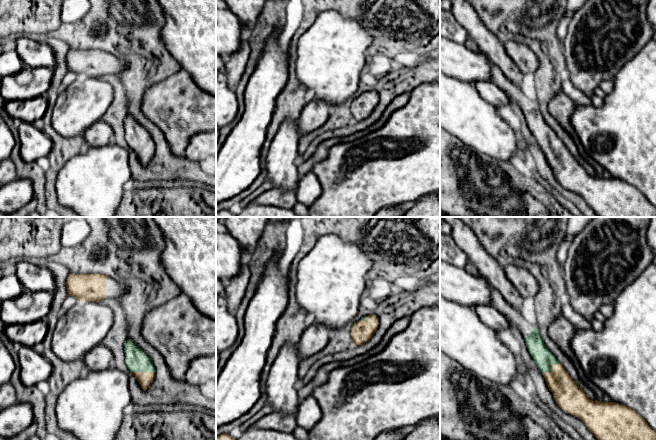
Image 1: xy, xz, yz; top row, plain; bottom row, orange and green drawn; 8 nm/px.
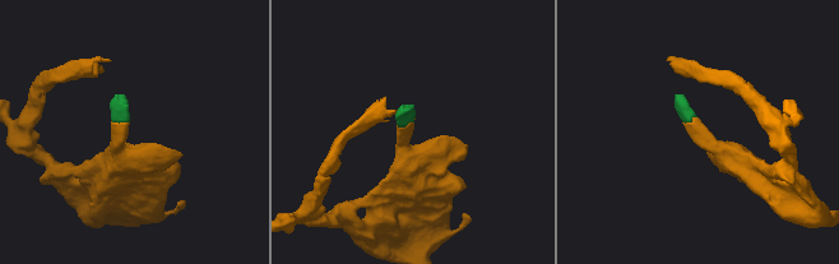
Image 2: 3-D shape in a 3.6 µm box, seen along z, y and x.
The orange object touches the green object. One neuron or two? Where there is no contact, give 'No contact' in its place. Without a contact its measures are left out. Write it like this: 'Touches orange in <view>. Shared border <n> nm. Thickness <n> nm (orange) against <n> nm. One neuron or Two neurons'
Touches orange in xy. Shared border 200 nm. Thickness 110 nm (orange) against 180 nm. One neuron

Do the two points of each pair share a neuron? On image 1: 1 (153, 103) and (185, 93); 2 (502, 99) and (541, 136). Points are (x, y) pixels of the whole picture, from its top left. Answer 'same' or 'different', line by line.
1: same
2: different

